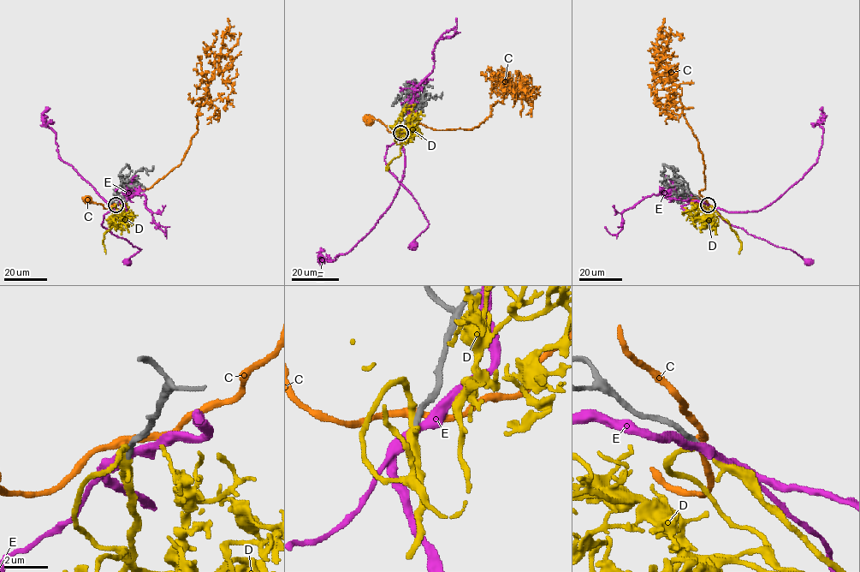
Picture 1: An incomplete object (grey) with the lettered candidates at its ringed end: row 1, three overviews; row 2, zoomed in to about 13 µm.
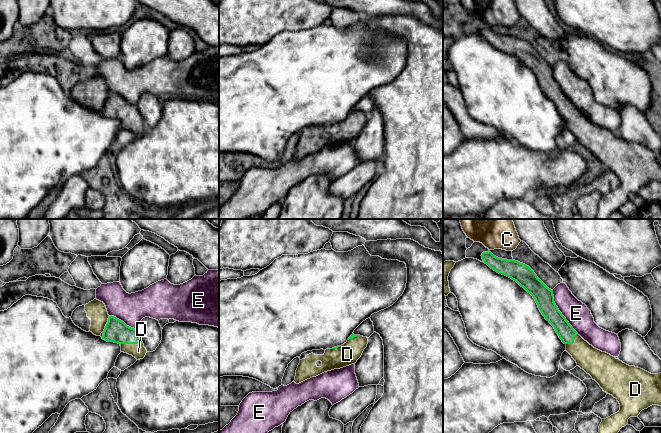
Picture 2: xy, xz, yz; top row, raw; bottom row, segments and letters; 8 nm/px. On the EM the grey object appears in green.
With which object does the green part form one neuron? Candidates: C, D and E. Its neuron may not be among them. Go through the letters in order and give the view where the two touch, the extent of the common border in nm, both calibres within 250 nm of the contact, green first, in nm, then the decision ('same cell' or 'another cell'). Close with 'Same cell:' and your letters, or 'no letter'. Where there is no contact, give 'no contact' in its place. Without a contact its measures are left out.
C: no contact; another cell
D: contact in xy; length 180 nm; calibres 180 and 120 nm; same cell
E: contact in yz; length 420 nm; calibres 150 and 190 nm; another cell
Same cell: D

